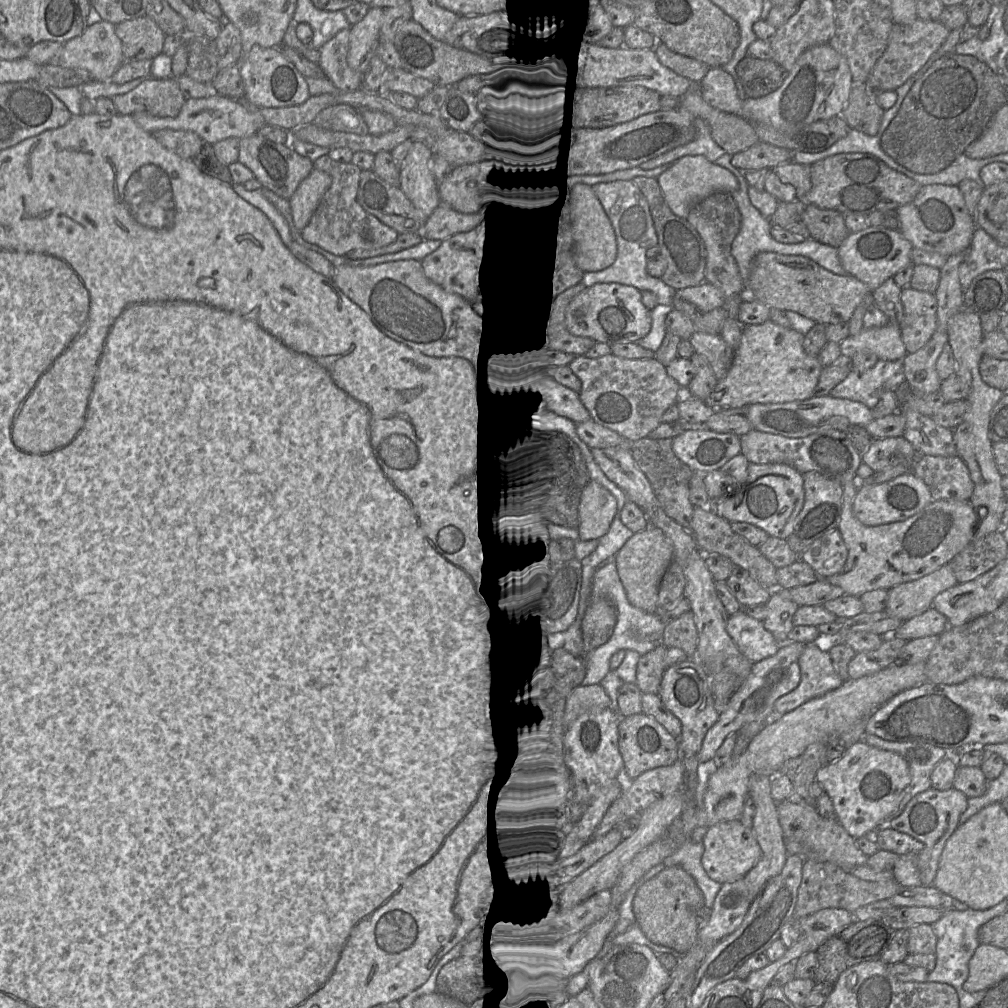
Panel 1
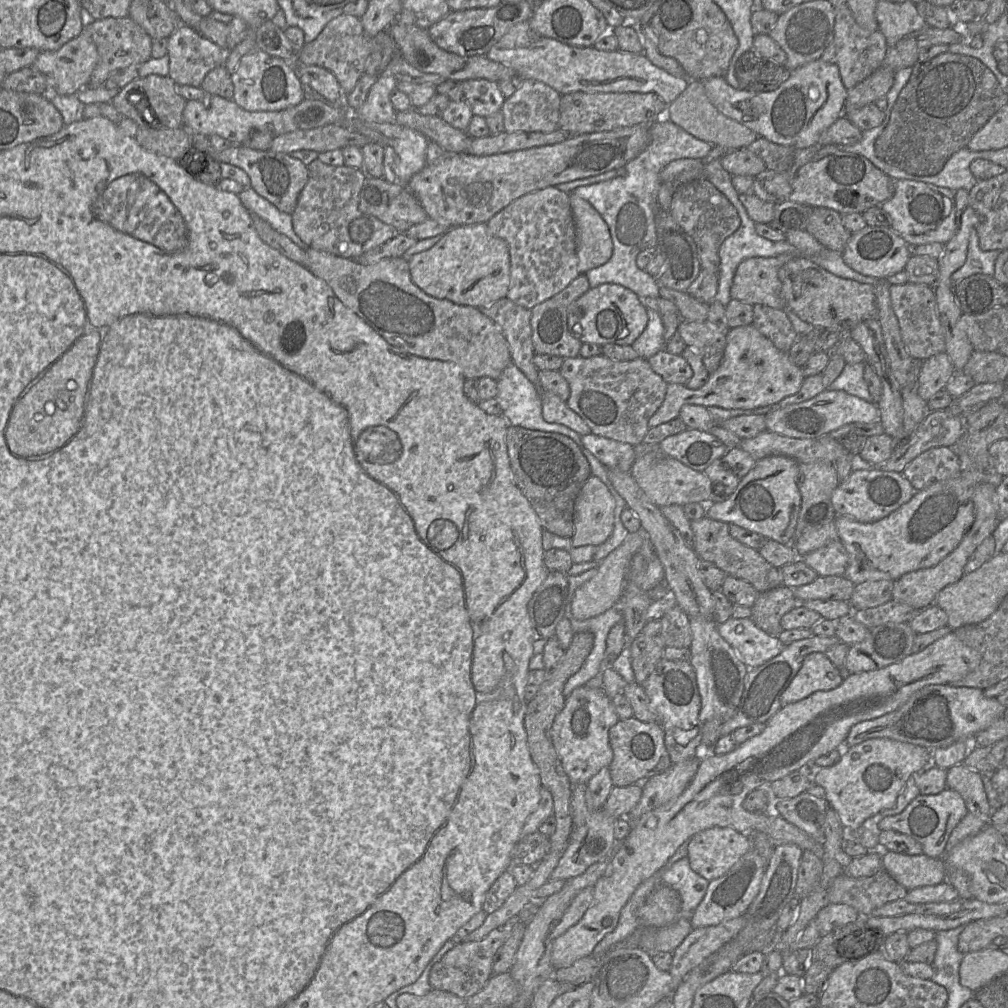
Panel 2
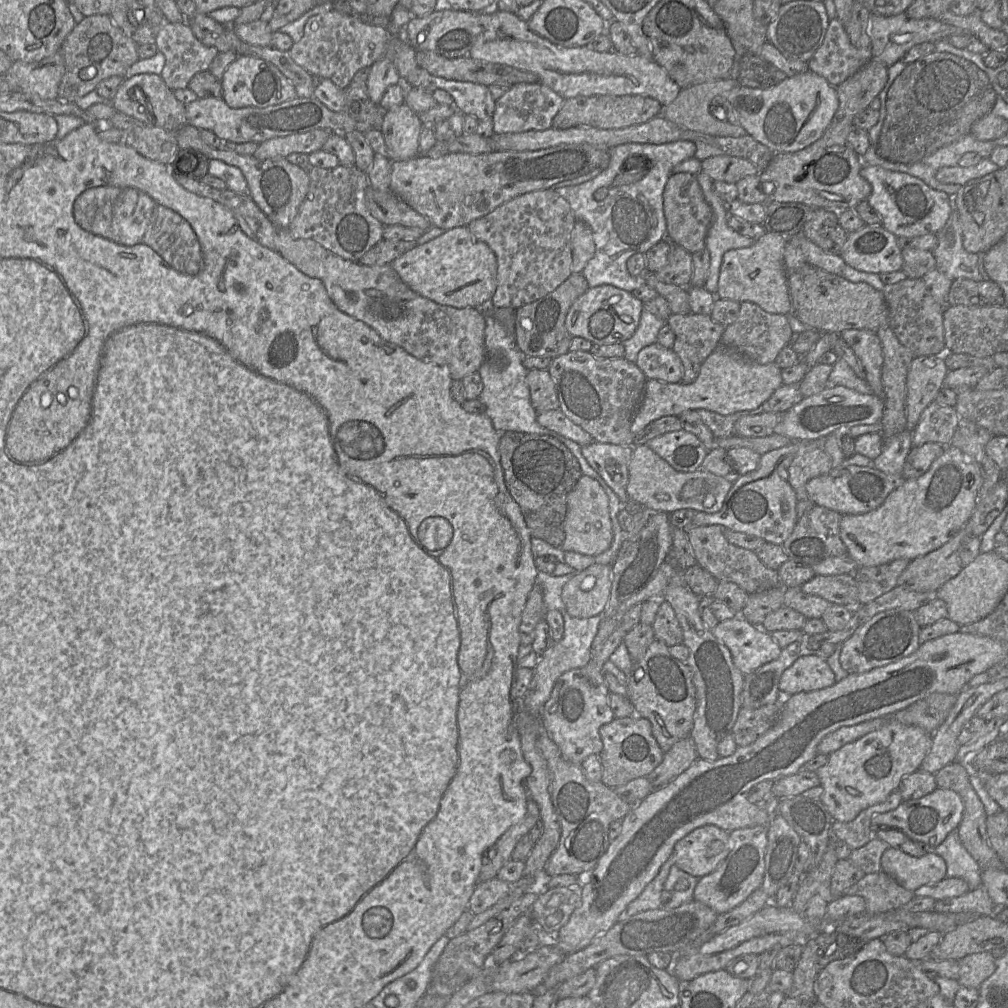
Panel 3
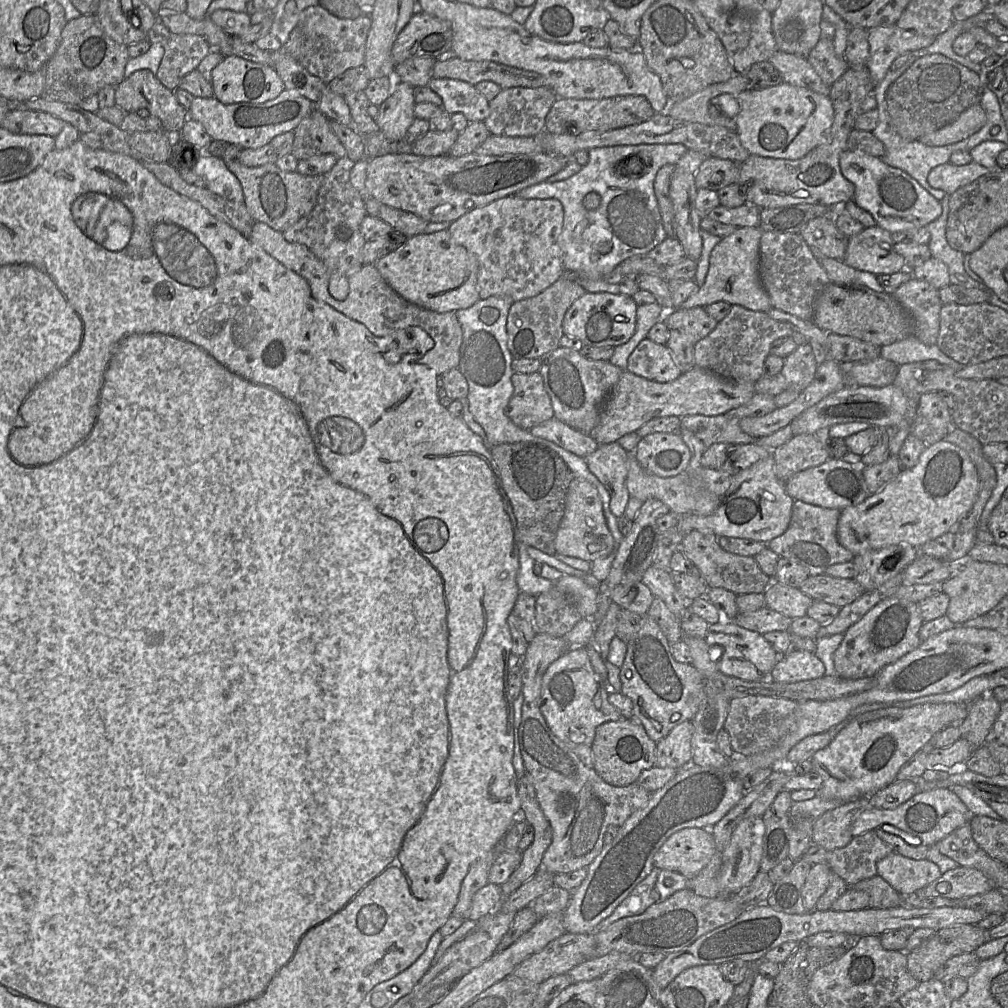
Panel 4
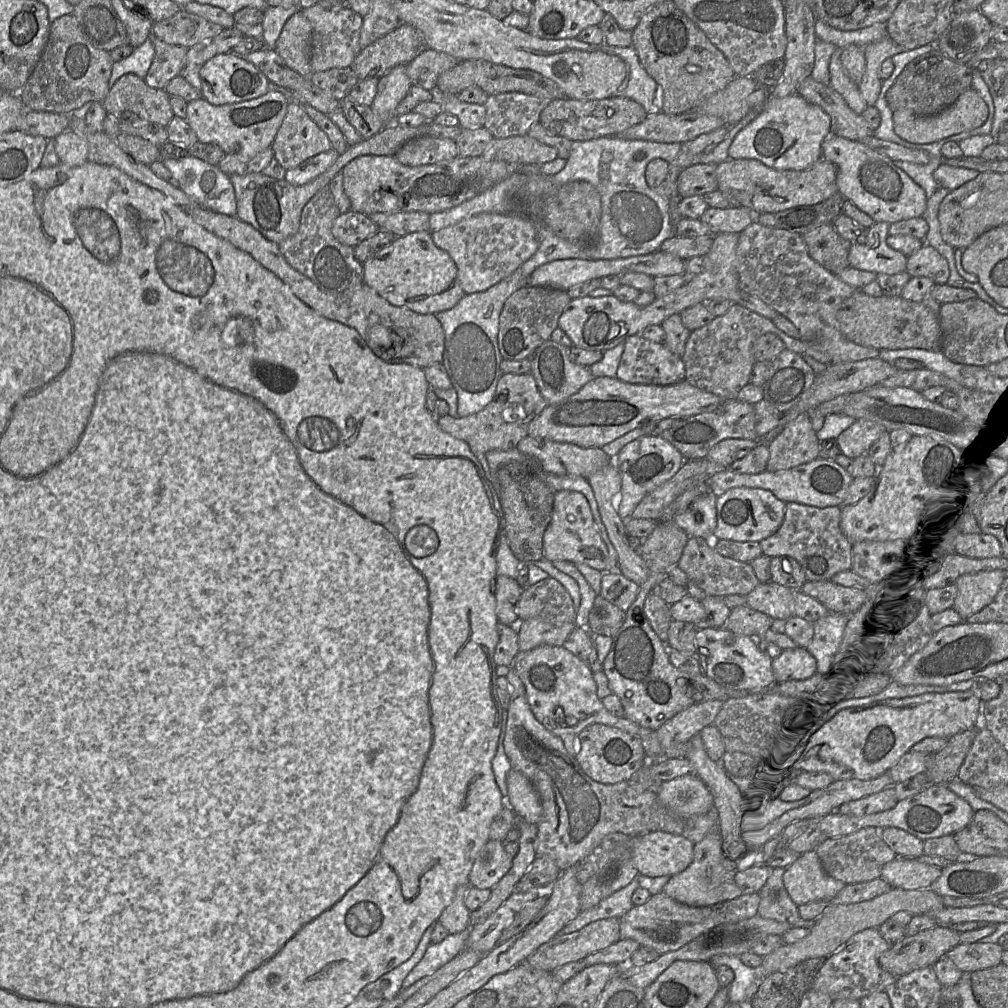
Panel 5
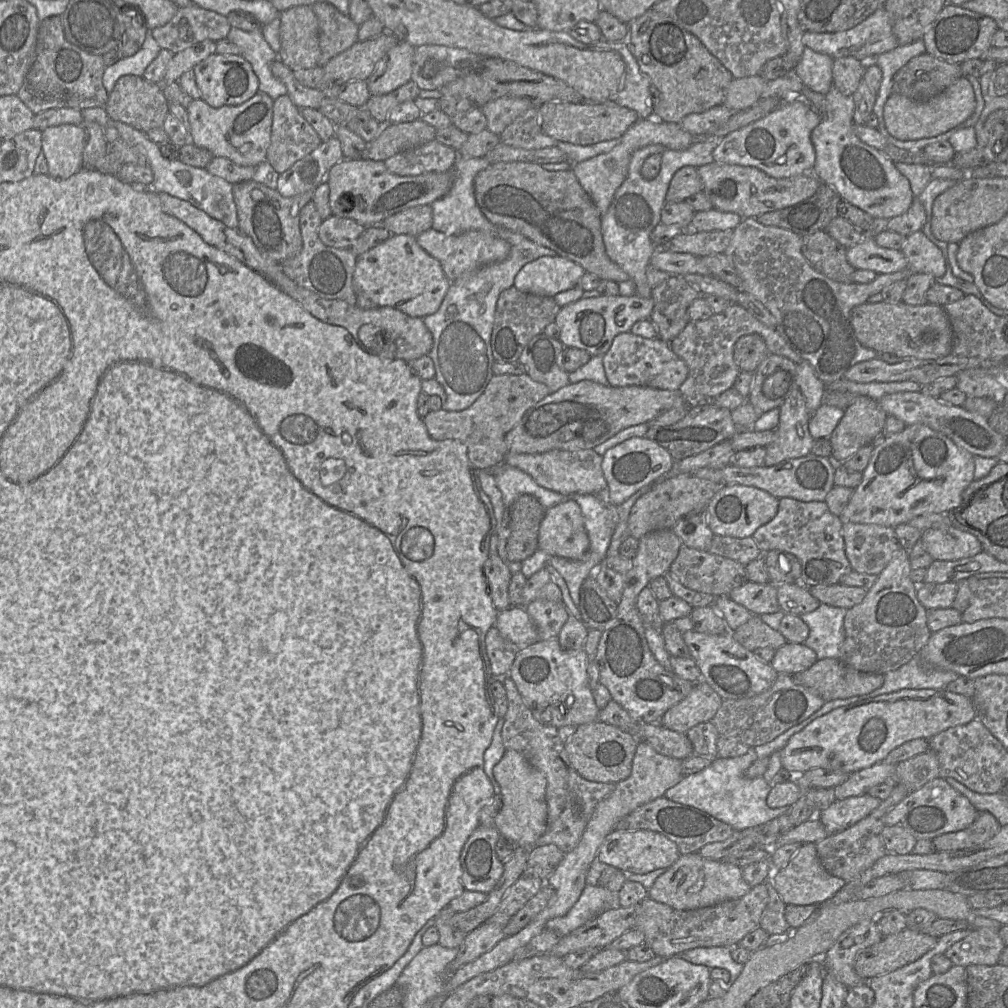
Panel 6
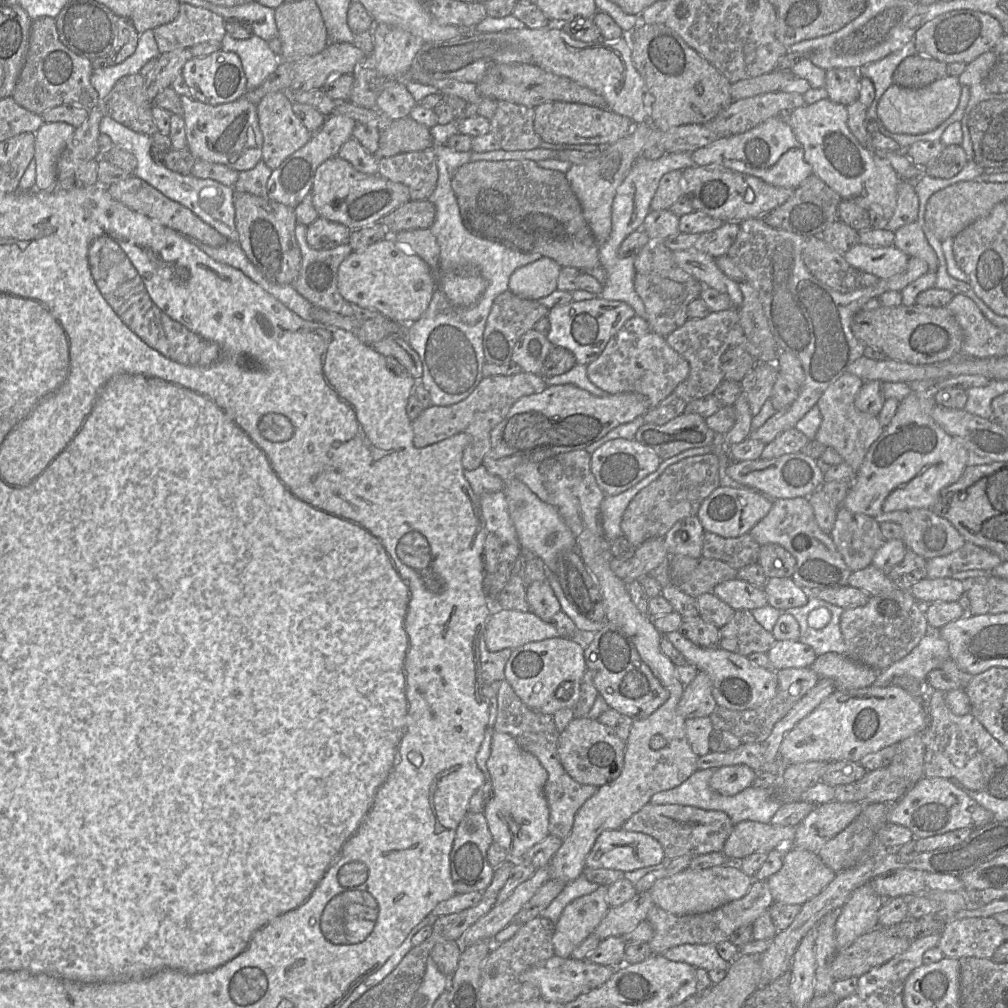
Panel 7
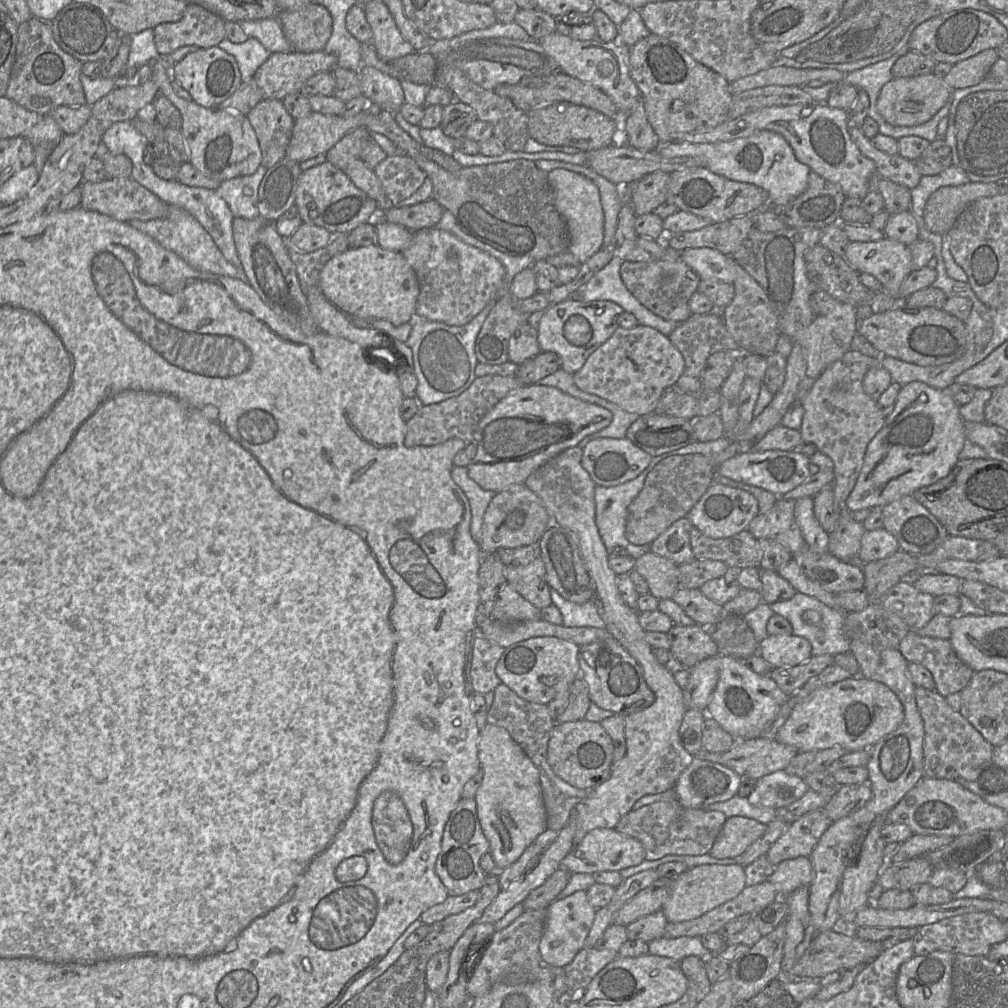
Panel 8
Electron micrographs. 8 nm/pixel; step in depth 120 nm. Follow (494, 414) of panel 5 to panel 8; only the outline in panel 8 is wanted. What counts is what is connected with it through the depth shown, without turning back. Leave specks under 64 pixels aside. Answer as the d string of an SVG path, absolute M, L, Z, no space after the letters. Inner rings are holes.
M486 375L476 377L472 384L461 394L438 403L421 405L416 414L406 422L406 447L431 446L449 439L458 438L466 443L453 459L453 464L466 467L476 455L474 433L481 419L505 396L525 384L521 384L515 375Z

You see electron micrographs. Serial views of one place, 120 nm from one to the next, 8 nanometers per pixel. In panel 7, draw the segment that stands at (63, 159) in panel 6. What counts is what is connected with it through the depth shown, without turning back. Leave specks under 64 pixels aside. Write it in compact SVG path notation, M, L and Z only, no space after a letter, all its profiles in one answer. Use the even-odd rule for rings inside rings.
M64 122L43 123L35 133L35 189L55 189L56 164L75 128Z

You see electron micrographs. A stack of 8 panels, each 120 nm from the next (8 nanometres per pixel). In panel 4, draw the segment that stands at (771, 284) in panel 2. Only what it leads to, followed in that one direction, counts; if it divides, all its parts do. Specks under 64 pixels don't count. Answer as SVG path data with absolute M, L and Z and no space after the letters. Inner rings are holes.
M742 227L723 237L710 254L705 282L680 305L680 308L706 308L711 303L725 301L753 311L767 312L772 304L759 276L759 245L762 233L760 227Z

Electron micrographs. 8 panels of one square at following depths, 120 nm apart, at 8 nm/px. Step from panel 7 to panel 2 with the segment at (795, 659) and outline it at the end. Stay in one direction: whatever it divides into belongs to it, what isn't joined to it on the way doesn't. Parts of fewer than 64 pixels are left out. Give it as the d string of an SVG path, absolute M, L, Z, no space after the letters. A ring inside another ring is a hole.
M810 653L804 658L798 673L782 693L782 706L800 701L816 691L832 690L842 681L839 668L825 653Z

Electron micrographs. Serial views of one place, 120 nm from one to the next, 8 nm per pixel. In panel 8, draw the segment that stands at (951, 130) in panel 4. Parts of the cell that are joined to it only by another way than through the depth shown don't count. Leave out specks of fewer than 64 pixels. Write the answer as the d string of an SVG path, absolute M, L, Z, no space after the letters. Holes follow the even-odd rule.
M933 73L915 77L893 77L879 93L877 110L891 125L917 126L930 120L949 101L952 91L943 77Z

